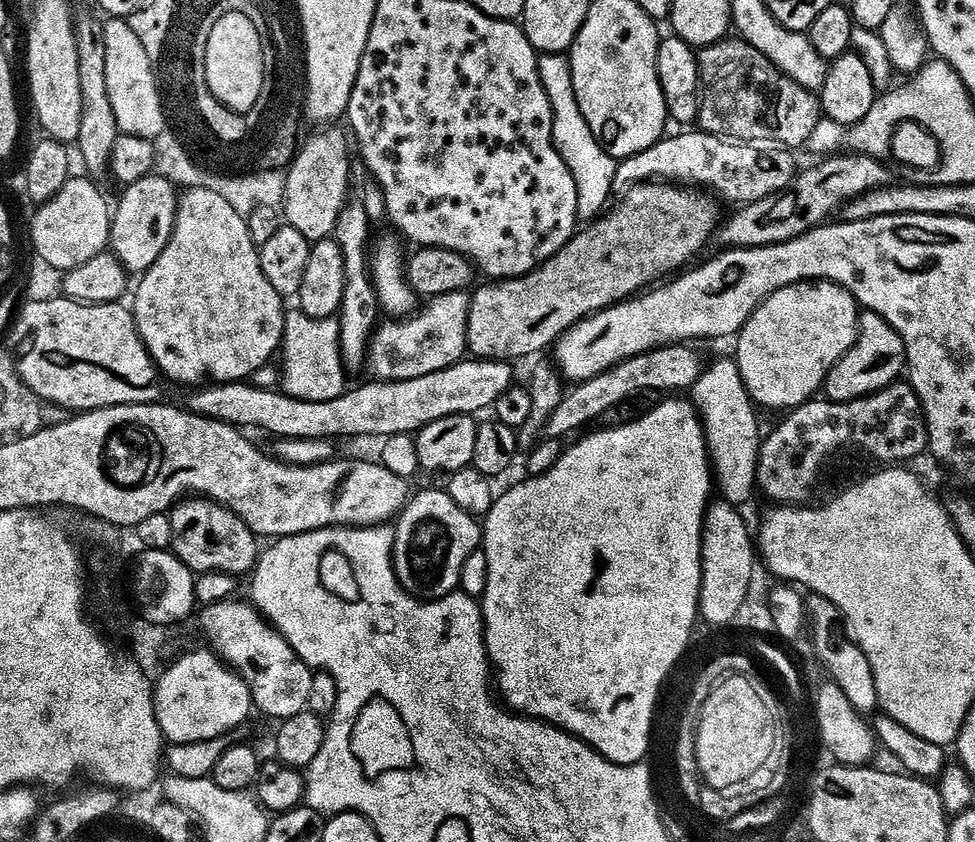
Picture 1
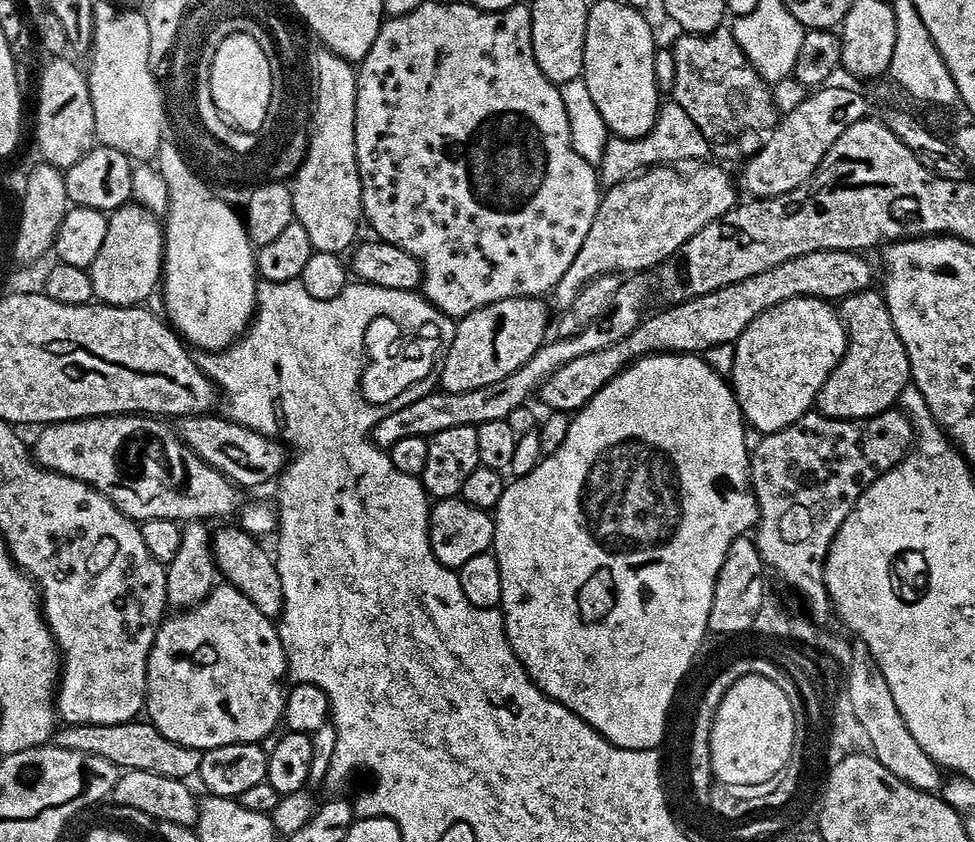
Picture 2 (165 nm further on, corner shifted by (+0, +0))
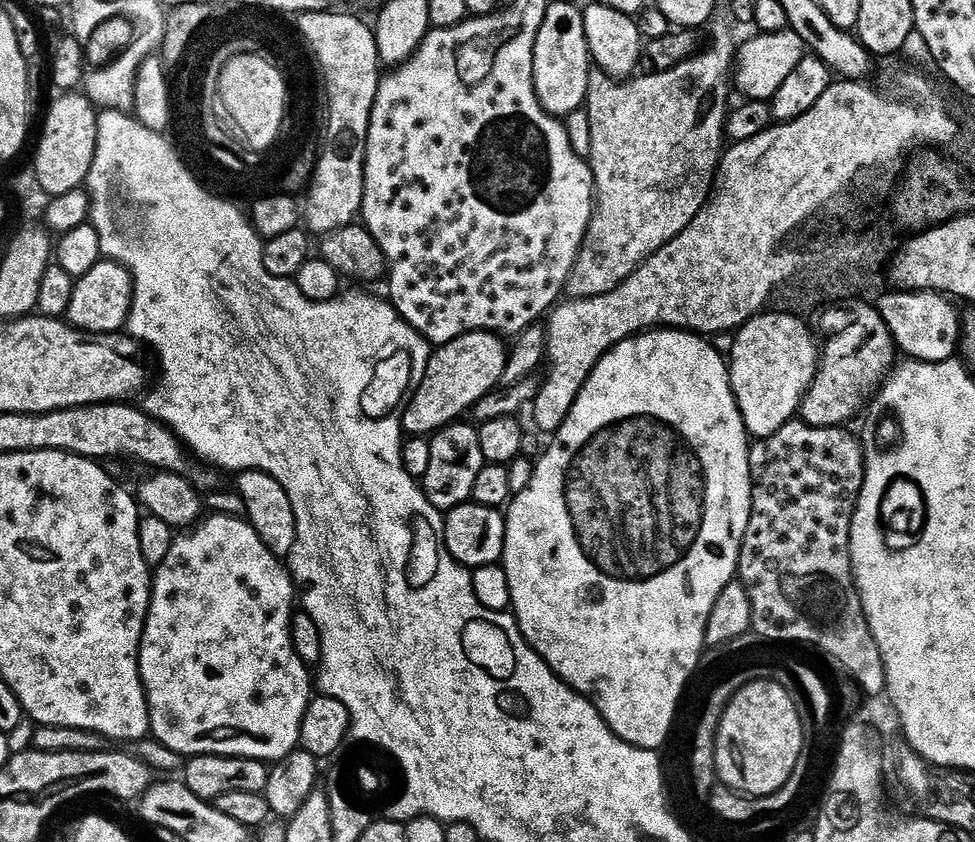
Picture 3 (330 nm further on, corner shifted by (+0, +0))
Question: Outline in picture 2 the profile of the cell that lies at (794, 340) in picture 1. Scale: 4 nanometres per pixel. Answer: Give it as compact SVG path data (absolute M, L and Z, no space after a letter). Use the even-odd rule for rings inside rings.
M803 296L763 312L736 341L736 359L730 371L730 380L745 421L751 427L753 424L760 434L767 434L781 432L807 416L813 411L822 386L826 386L830 374L840 365L847 349L848 330L839 311L827 300Z

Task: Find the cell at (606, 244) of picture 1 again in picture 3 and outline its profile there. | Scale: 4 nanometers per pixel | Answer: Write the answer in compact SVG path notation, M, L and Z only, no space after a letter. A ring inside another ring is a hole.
M468 332L449 344L439 345L432 353L420 389L412 393L411 404L404 408L405 433L412 438L428 438L441 428L457 423L463 412L471 413L477 402L503 381L510 355L509 345L503 342L494 332Z

